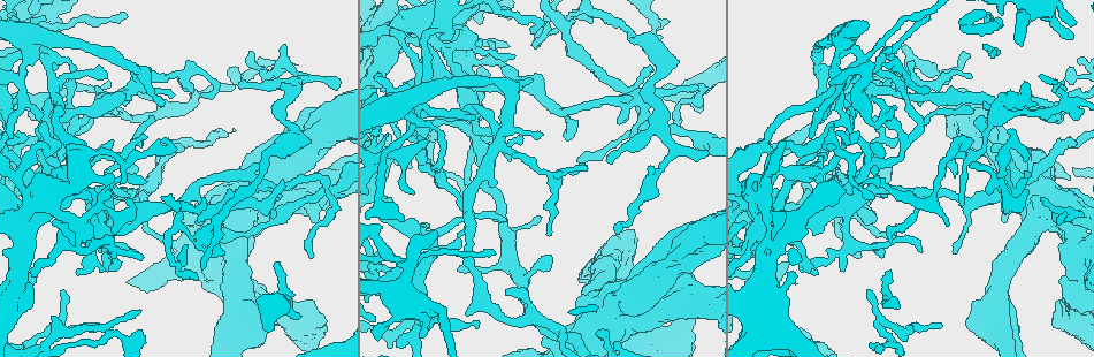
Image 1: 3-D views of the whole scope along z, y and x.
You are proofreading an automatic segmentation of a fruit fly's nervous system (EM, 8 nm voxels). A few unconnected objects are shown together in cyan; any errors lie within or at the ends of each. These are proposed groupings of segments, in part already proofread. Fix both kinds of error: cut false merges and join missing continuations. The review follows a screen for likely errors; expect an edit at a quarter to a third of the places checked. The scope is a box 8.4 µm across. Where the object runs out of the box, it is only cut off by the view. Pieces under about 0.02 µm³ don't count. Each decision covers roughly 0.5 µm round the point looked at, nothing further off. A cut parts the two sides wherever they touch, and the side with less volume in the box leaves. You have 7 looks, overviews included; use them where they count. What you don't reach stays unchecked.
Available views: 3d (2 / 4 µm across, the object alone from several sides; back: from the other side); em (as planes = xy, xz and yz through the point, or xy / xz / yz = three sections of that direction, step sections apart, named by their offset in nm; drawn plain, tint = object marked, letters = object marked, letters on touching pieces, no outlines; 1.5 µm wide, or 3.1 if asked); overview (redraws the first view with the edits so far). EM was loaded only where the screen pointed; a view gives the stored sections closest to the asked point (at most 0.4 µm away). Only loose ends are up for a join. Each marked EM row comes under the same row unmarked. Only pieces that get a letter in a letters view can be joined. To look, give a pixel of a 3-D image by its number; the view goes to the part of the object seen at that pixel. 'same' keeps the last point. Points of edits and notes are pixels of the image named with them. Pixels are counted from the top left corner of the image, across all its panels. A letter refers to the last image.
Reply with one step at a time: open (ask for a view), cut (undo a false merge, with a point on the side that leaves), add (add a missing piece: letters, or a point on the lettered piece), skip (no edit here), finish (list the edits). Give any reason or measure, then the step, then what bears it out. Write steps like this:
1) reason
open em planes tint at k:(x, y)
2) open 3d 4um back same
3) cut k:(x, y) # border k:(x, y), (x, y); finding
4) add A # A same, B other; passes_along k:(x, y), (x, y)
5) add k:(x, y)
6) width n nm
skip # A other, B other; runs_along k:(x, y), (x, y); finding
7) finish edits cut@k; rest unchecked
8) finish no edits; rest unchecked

branch stops here
open em planes letters at 1:(570, 174)

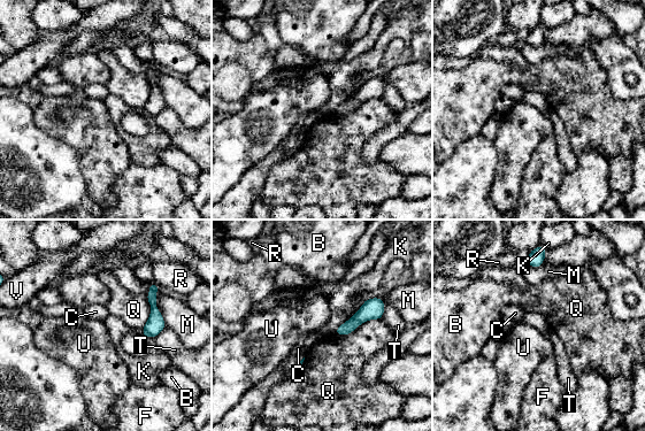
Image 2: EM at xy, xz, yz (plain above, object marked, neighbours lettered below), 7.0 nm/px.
skip # B other, C other, F other, K other, M other, Q other, R other, T other, U other, V other; runs_along 2:(379, 300), (348, 326), (338, 331); no lettered piece goes on from it

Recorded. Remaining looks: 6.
free end
open 3d 4um back at 1:(786, 263)

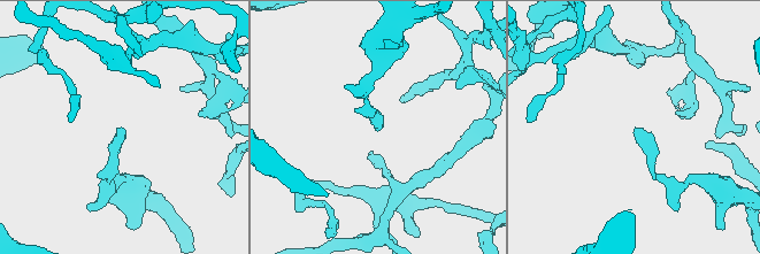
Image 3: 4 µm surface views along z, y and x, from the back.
open em xy step 4 tint at 3:(380, 130)

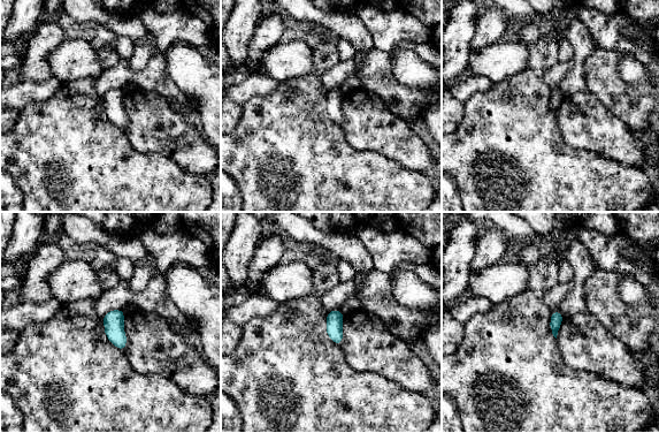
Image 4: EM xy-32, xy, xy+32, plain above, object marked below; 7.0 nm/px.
cut it another way
open em planes letters same

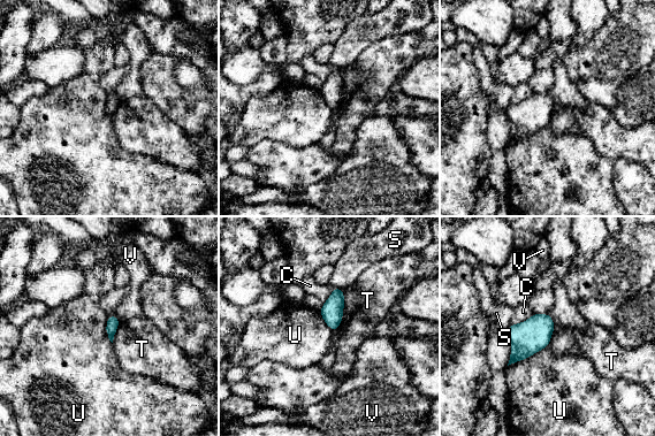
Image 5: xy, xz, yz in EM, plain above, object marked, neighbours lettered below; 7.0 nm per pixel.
skip # C other, S other, T other, U other, V other; border 5:(548, 344), (508, 366); none of them fits

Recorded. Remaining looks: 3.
open em yz step 8 tint at 1:(132, 91)

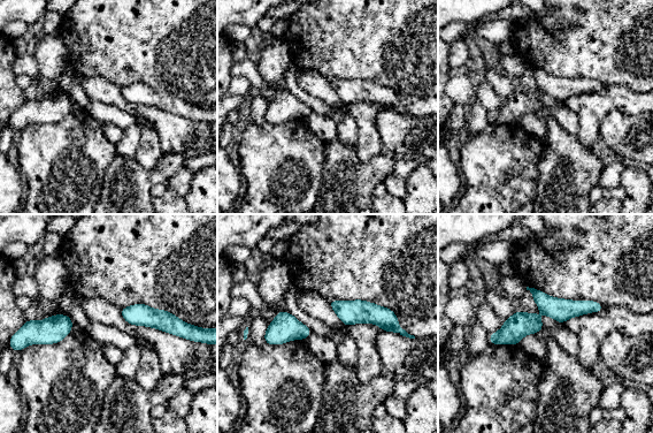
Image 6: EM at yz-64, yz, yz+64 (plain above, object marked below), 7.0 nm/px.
open em planes letters same

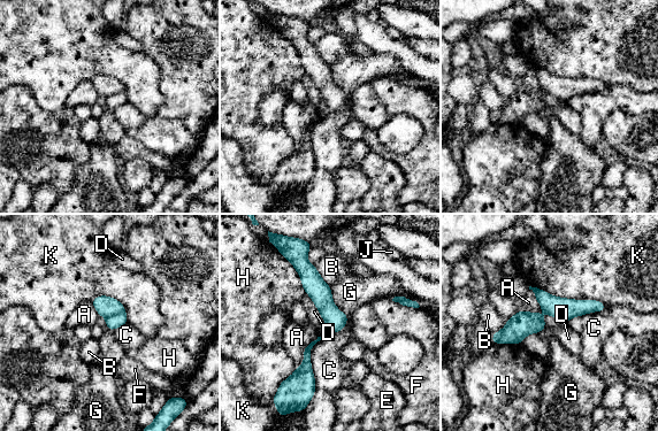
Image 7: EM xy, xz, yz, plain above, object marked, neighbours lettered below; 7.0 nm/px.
skip # A other, B other, C other, D other, E other, F other, G other, H other, J other, K other; border 7:(529, 285), (606, 306); continuous, no second neuron

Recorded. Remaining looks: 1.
finish no edits; rest unchecked

